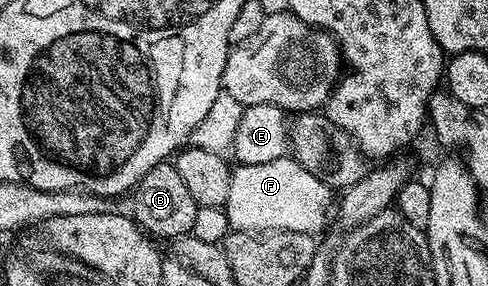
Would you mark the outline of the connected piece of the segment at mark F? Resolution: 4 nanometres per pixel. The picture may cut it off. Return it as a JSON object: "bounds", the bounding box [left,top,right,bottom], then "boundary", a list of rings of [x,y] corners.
{"bounds":[223,155,333,235],"boundary":[[[285,155],[270,163],[237,164],[230,179],[230,199],[226,199],[223,209],[232,229],[255,233],[273,229],[320,235],[325,232],[324,224],[330,221],[328,204],[331,201],[333,204],[333,190],[322,183],[322,179],[310,175],[310,171],[291,156]]]}

